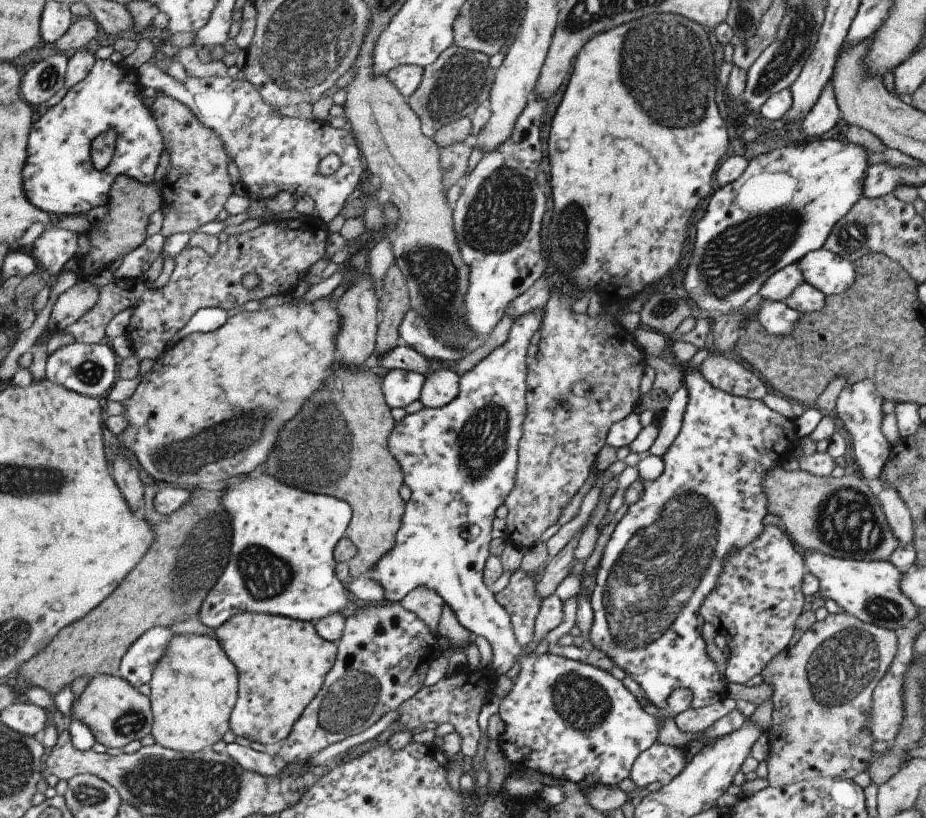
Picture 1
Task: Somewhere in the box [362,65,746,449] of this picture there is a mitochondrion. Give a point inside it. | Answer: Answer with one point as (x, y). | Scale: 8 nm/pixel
(497, 218)

